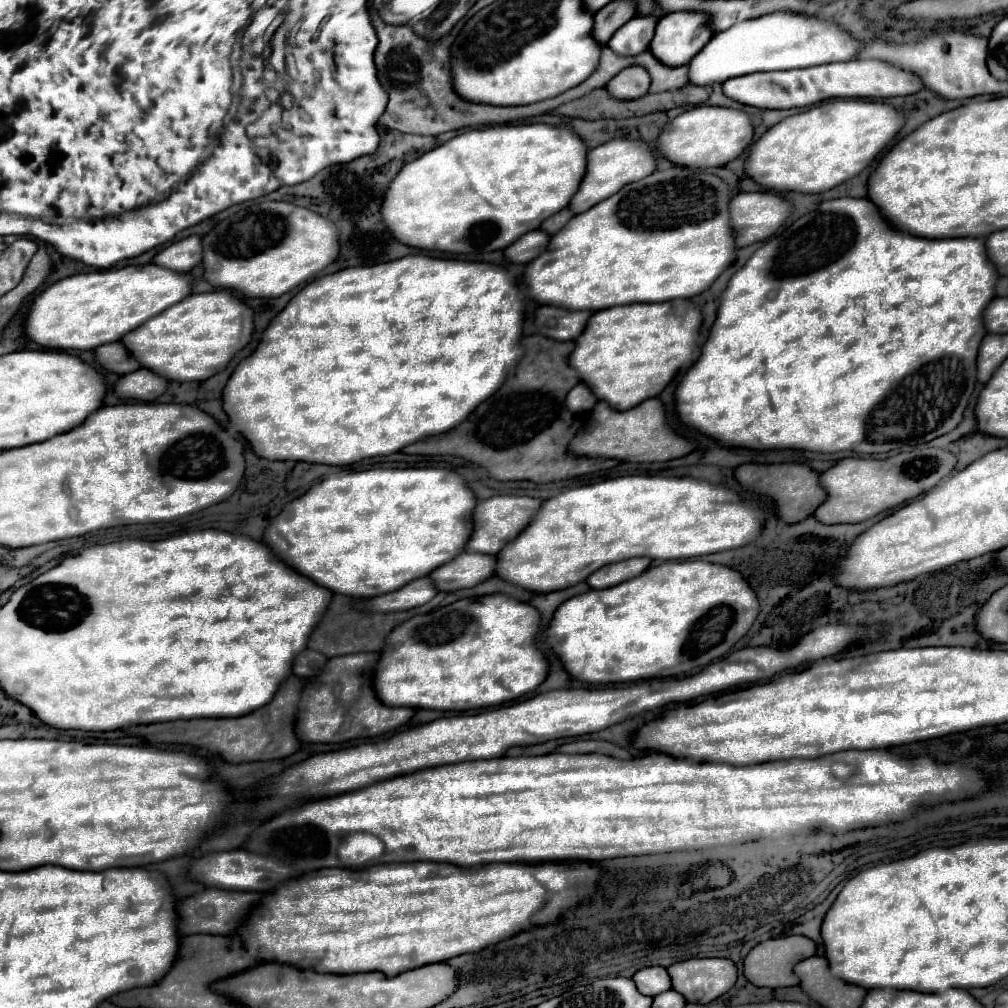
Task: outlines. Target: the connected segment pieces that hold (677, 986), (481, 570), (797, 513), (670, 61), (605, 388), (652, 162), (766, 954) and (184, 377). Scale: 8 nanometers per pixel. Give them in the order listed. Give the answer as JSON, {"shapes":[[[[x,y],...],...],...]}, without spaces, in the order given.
{"shapes":[[[[690,958],[684,962],[676,962],[668,968],[668,974],[672,978],[672,988],[676,992],[682,992],[682,996],[688,1002],[698,1002],[698,1004],[708,1004],[716,1000],[718,996],[726,994],[738,978],[738,968],[732,960],[728,958]]],[[[464,552],[464,556],[456,556],[452,564],[432,572],[438,590],[452,592],[462,588],[474,588],[476,584],[492,578],[496,574],[496,556],[478,554],[478,552]]],[[[742,464],[736,468],[736,480],[758,494],[766,494],[776,500],[778,516],[784,522],[800,522],[814,514],[814,510],[826,500],[826,490],[820,484],[820,474],[804,464]]],[[[670,12],[658,20],[652,54],[666,66],[688,64],[716,34],[704,12]]],[[[670,300],[664,304],[624,304],[594,312],[588,328],[576,340],[576,350],[570,356],[570,366],[592,388],[592,392],[606,400],[616,410],[630,410],[648,398],[656,398],[690,360],[696,340],[700,336],[704,316],[698,304],[690,300]]],[[[614,138],[598,148],[592,148],[588,152],[588,168],[586,168],[586,176],[578,188],[578,192],[574,194],[570,208],[574,212],[586,212],[588,208],[592,208],[596,202],[606,200],[608,196],[614,196],[620,188],[624,188],[624,184],[636,182],[640,178],[650,176],[652,172],[656,172],[658,168],[658,160],[652,152],[652,148],[648,146],[646,140],[642,138]]],[[[786,936],[786,938],[772,938],[766,942],[760,942],[750,950],[750,954],[744,960],[744,976],[754,986],[768,986],[768,988],[782,988],[782,986],[796,986],[800,978],[794,974],[794,962],[814,956],[816,954],[816,942],[808,940],[804,936]]],[[[214,290],[204,294],[192,294],[188,300],[174,304],[168,308],[168,312],[162,312],[160,316],[154,316],[148,320],[148,324],[140,326],[136,332],[130,332],[128,338],[122,342],[126,348],[136,356],[136,360],[146,366],[148,370],[178,382],[192,382],[192,380],[208,380],[210,376],[218,374],[228,366],[228,362],[250,344],[254,334],[254,310],[238,300],[230,290]]]]}

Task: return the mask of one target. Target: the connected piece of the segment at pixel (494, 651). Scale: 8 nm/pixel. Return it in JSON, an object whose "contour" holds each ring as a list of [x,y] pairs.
{"contour":[[[508,594],[464,598],[430,614],[414,616],[392,630],[376,666],[376,692],[388,706],[410,706],[426,710],[464,712],[490,708],[534,692],[550,672],[550,662],[536,646],[540,614],[532,604],[518,602]]]}

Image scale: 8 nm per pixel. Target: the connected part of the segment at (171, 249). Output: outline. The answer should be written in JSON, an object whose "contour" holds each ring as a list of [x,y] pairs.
{"contour":[[[198,234],[172,242],[154,256],[154,264],[172,268],[176,272],[190,272],[200,262],[202,262],[202,236]]]}

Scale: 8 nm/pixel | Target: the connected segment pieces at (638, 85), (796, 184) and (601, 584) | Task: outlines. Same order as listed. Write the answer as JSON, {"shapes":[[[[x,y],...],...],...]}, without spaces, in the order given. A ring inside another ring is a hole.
{"shapes":[[[[630,66],[616,74],[606,84],[606,88],[608,92],[612,92],[612,96],[620,96],[620,100],[634,100],[648,92],[650,74],[642,66]]],[[[832,98],[772,126],[746,160],[746,172],[758,184],[776,192],[826,192],[858,176],[904,128],[902,110],[886,102],[862,98]]],[[[632,558],[632,560],[608,564],[608,566],[596,570],[592,576],[588,576],[586,582],[594,590],[610,588],[612,584],[620,584],[624,580],[630,580],[630,578],[640,576],[640,572],[644,572],[650,566],[650,562],[652,562],[650,558]]]]}

